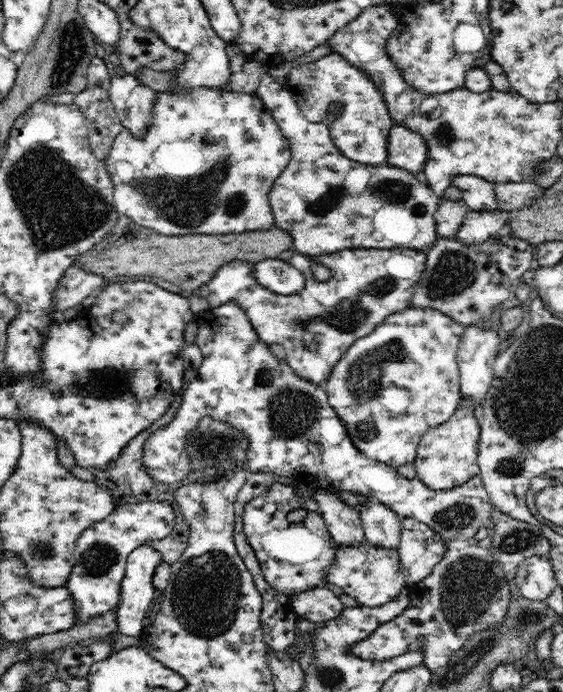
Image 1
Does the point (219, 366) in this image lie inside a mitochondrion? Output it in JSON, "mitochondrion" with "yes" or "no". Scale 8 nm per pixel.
{"mitochondrion":"no"}

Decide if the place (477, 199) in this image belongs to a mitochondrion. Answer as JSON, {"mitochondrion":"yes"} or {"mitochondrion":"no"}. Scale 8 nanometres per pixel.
{"mitochondrion":"no"}

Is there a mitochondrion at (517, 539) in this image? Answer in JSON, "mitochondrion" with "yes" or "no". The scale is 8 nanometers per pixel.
{"mitochondrion":"yes"}

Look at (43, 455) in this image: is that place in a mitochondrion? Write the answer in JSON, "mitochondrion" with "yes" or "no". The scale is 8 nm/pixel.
{"mitochondrion":"no"}

